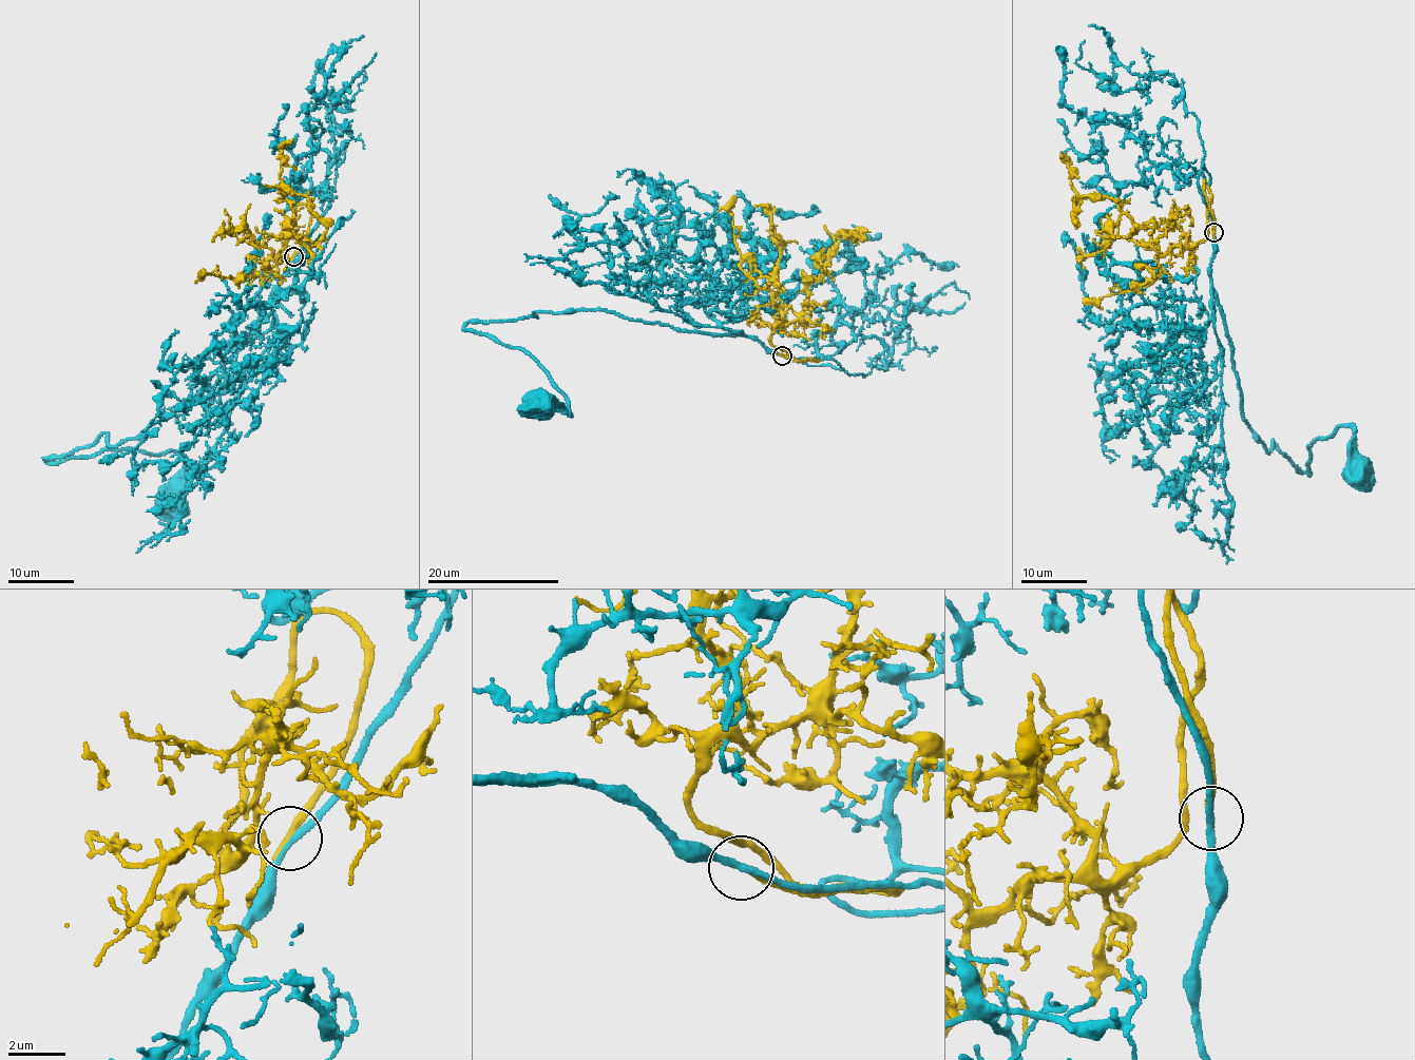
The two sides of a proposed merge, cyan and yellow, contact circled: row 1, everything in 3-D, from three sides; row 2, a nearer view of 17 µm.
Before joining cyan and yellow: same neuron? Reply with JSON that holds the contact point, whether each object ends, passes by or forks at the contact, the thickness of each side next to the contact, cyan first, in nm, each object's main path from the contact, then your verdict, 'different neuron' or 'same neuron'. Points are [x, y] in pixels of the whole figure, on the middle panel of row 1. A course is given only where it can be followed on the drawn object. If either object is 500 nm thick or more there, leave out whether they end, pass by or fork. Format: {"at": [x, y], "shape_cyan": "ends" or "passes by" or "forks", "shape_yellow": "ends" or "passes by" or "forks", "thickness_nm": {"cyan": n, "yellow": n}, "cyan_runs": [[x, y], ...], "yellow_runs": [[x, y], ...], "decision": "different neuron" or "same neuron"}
{"at": [782, 355], "shape_cyan": "passes by", "shape_yellow": "ends", "thickness_nm": {"cyan": 220, "yellow": 280}, "cyan_runs": [[782, 355], [751, 338], [607, 311], [470, 322], [466, 329], [537, 363], [568, 413], [540, 404]], "yellow_runs": [[782, 355], [818, 362], [777, 347], [773, 332], [799, 319], [807, 285], [824, 275], [840, 237], [865, 239]], "decision": "same neuron"}

